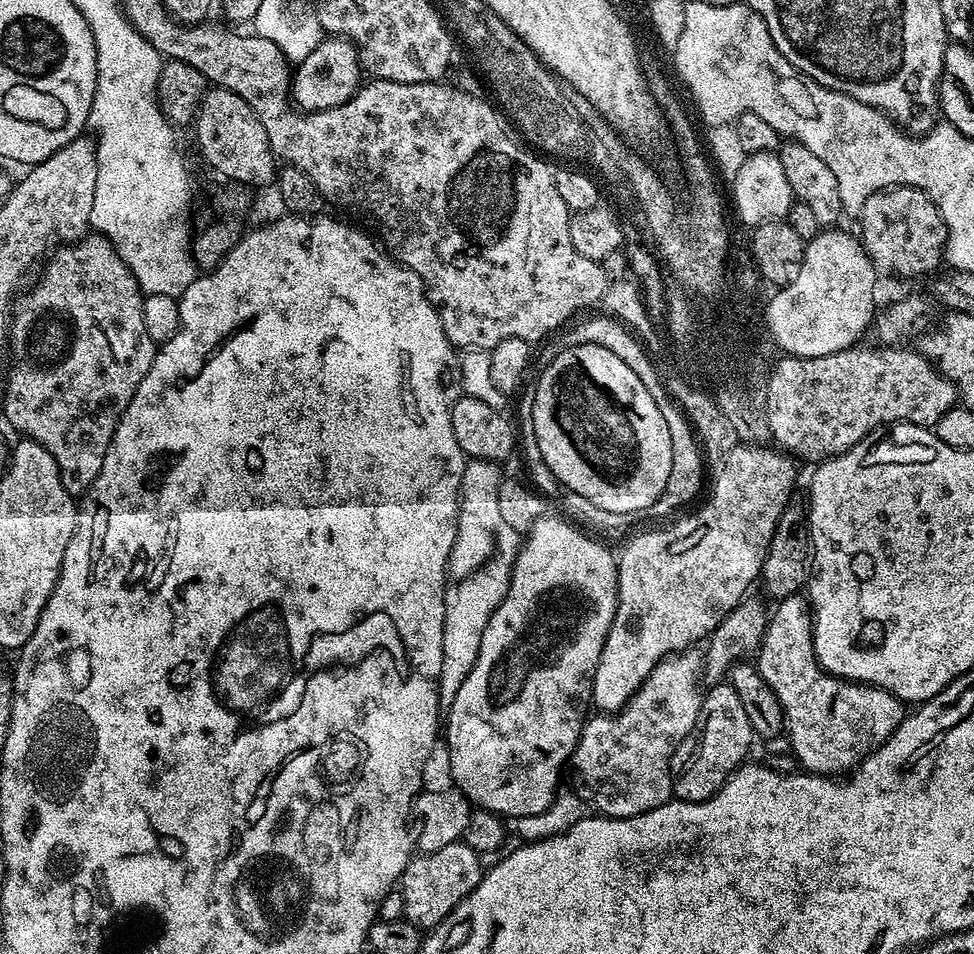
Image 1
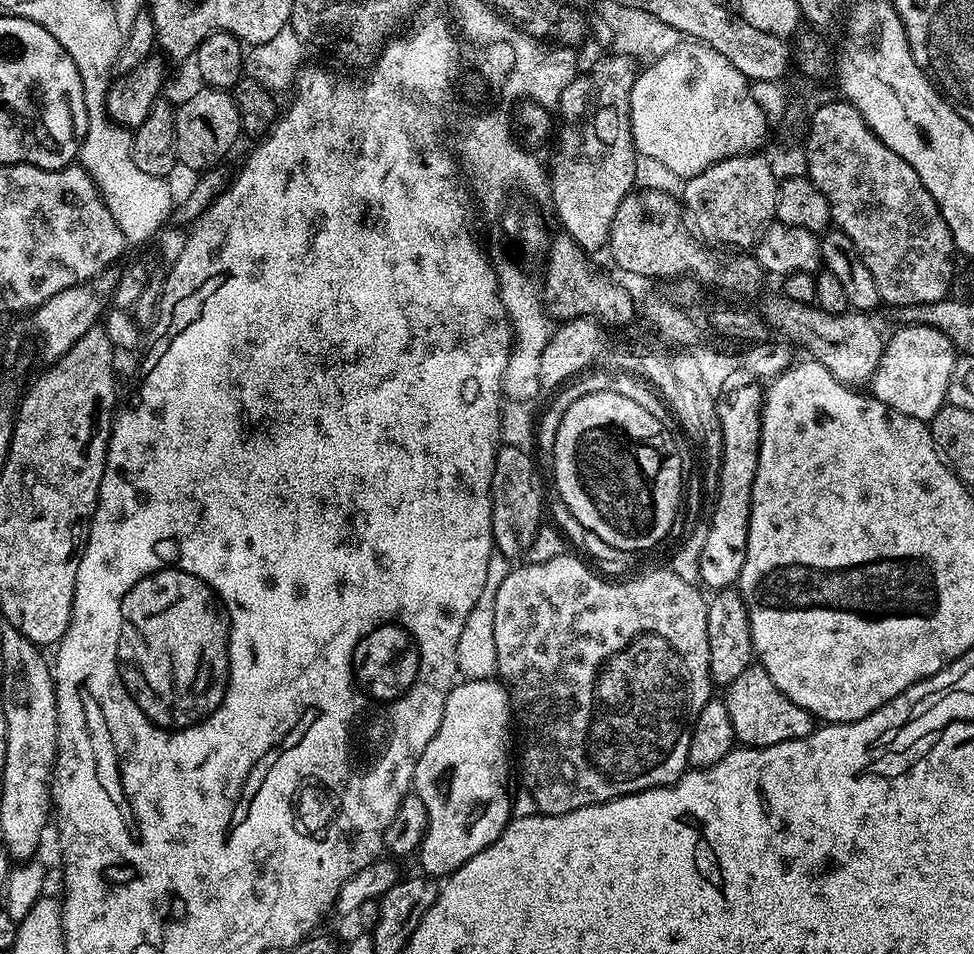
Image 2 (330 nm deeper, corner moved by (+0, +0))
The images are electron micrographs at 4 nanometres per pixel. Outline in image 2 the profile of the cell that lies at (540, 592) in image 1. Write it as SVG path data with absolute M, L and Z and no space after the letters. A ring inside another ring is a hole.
M493 678L490 680L464 680L457 683L453 687L452 693L446 698L446 706L442 714L442 722L438 734L434 734L434 738L430 738L430 746L426 746L426 750L422 750L422 758L418 758L416 769L412 775L414 781L415 795L420 797L420 800L426 806L426 814L428 815L428 828L424 832L424 837L420 840L418 849L418 857L420 856L419 871L425 876L433 878L451 877L457 870L465 867L471 860L476 858L479 852L489 851L492 843L499 838L508 827L513 819L512 802L513 797L508 792L508 723L513 723L512 701L508 699L508 689L499 679Z

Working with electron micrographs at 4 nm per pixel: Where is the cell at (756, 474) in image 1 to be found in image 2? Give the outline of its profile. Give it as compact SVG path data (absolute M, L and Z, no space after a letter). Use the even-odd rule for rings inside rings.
M906 324L895 330L892 341L890 338L885 343L881 361L871 378L870 395L893 413L931 422L938 410L945 407L958 353L946 334L925 324Z

